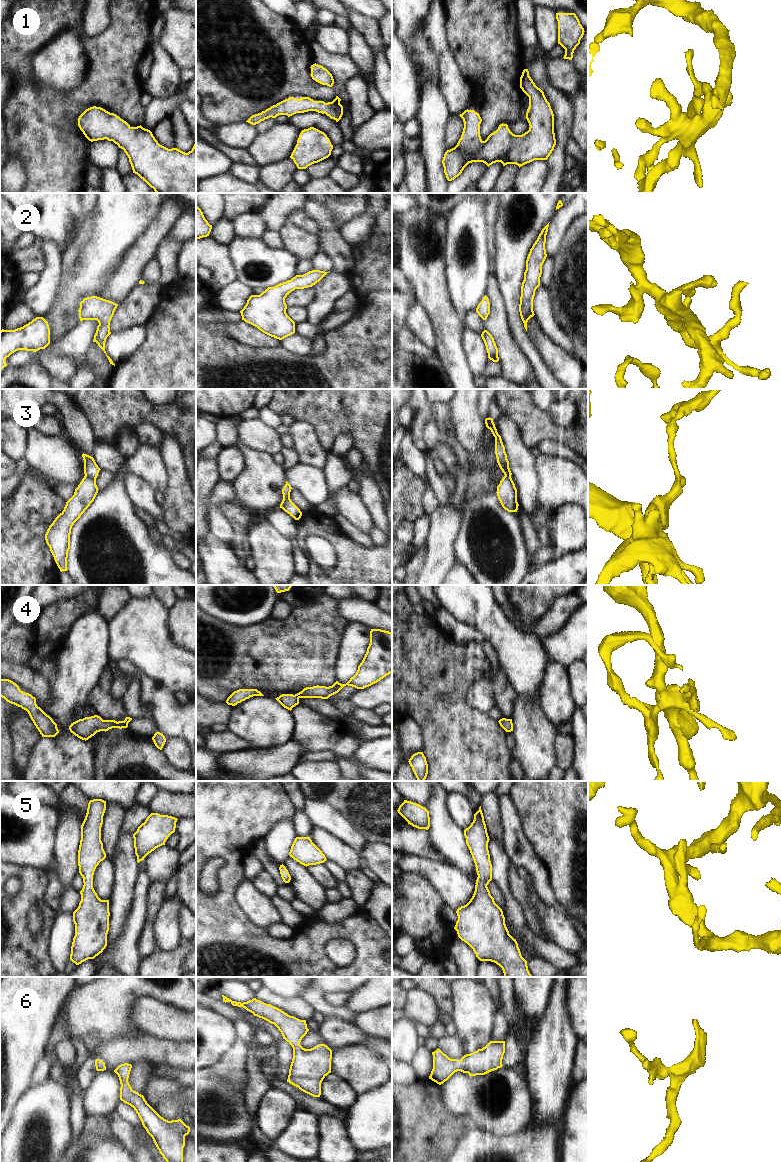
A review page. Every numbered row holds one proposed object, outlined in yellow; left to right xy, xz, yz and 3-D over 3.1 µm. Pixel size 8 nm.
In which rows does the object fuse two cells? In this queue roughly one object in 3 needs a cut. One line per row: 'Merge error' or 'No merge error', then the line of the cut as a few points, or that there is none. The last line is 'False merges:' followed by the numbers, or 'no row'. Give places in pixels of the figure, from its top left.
1: No merge error. No split
2: No merge error. No split
3: Merge error. Split along xy (85, 475), (95, 480)
4: No merge error. No split
5: No merge error. No split
6: No merge error. No split
False merges: 3.

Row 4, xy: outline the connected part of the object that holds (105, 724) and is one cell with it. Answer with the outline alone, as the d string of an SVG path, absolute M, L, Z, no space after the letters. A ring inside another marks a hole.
M94 715L71 723L69 730L78 738L86 741L100 731L106 732L112 728L127 728L131 720L132 718L126 717L124 721L117 722L115 720L103 720L100 716Z

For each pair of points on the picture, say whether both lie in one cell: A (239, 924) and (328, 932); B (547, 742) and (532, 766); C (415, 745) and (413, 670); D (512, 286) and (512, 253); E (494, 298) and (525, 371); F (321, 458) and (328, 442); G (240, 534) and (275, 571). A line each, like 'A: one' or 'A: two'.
A: one
B: one
C: two
D: one
E: one
F: two
G: two

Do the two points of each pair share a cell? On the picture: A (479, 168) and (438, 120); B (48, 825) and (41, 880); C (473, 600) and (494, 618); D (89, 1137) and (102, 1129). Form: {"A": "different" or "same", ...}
{"A": "different", "B": "different", "C": "same", "D": "same"}

